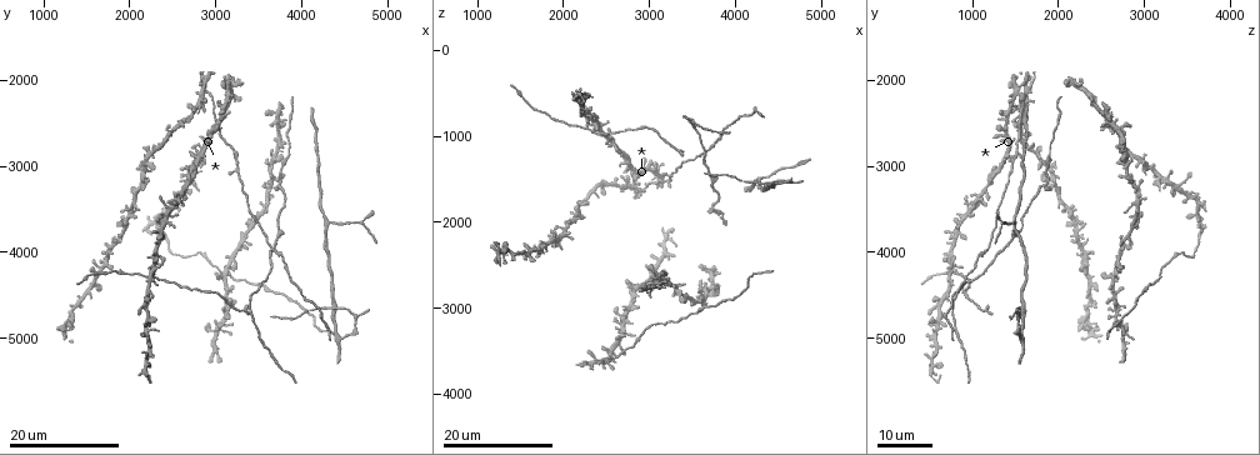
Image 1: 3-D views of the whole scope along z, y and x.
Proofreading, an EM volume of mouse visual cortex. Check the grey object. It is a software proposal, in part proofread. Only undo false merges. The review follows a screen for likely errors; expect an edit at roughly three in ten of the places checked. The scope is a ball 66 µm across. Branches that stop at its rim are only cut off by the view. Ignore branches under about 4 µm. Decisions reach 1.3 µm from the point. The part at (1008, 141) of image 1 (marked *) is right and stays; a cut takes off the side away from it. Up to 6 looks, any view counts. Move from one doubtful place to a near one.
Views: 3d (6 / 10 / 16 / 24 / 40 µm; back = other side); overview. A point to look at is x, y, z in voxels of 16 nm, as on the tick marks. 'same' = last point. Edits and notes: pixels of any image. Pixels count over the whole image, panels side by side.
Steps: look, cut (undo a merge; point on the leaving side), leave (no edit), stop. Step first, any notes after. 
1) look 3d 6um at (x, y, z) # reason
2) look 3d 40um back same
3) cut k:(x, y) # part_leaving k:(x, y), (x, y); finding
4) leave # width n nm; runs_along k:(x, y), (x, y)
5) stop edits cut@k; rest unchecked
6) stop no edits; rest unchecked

look 3d 16um at (3550, 4400, 3050) # sudden change in width

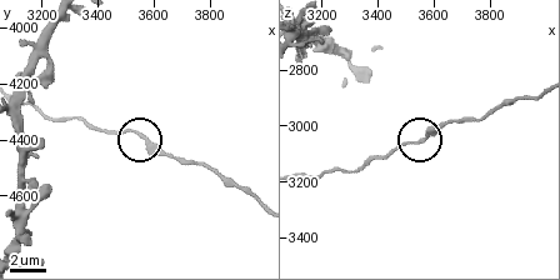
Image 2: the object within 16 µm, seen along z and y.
look 3d 6um at (3570, 4390, 3060)

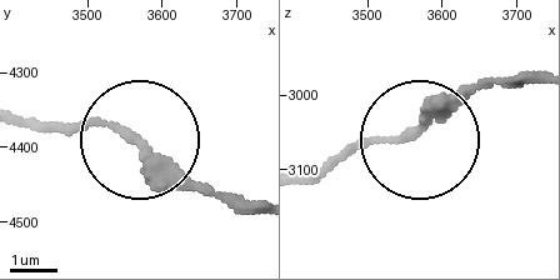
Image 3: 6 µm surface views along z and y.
leave # runs_along 3:(23, 120), (106, 124), (234, 211); continuous, no second neuron

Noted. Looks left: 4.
look 3d 24um at (3650, 3950, 1200) # three arms meet

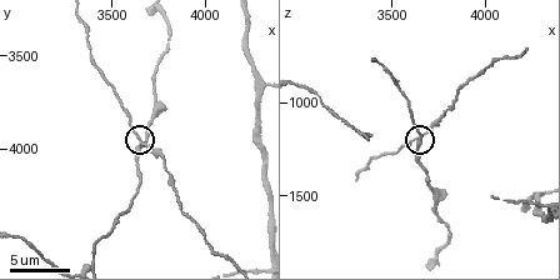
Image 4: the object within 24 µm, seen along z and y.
look 3d 10um same

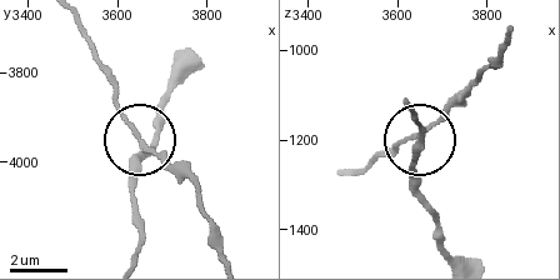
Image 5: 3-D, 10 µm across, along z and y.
leave # arms 3; one neuron here

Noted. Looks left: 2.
look 3d 16um at (4300, 3650, 1450)

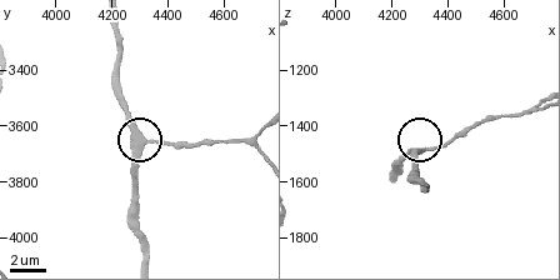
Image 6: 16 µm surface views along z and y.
look 3d 10um at (4320, 3640, 1480) # zoom in

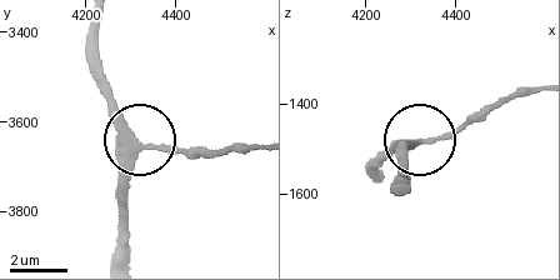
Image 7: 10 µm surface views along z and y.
leave # runs_along 7:(128, 256), (130, 155), (143, 144), (198, 149); continuous, no second neuron

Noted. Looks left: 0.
stop no edits; rest unchecked

